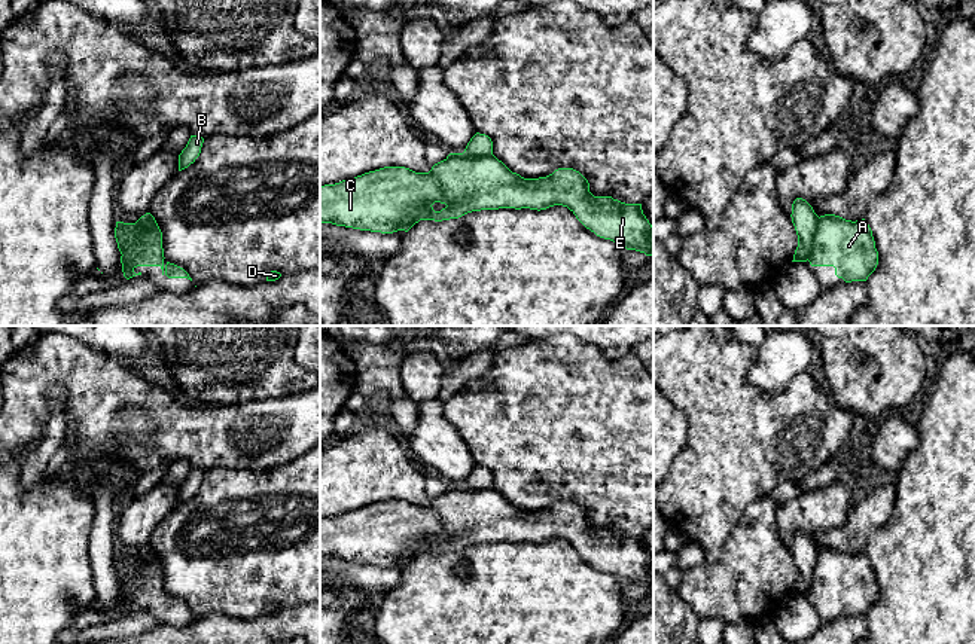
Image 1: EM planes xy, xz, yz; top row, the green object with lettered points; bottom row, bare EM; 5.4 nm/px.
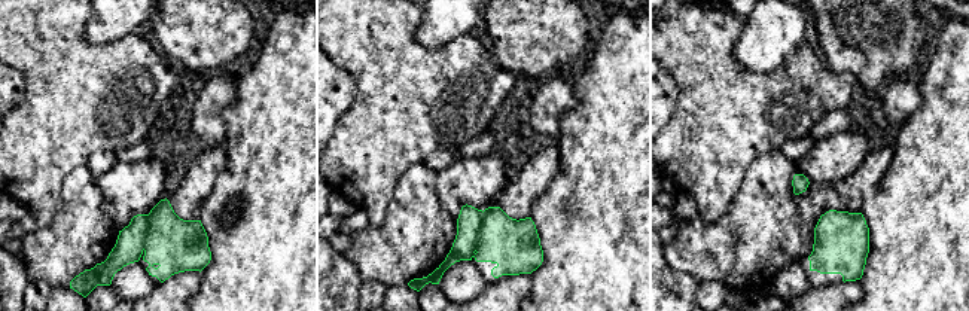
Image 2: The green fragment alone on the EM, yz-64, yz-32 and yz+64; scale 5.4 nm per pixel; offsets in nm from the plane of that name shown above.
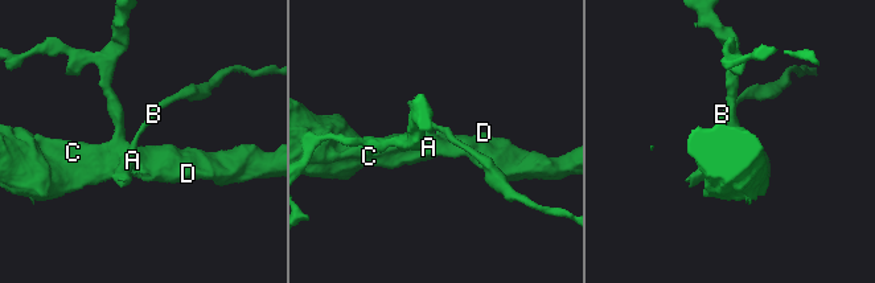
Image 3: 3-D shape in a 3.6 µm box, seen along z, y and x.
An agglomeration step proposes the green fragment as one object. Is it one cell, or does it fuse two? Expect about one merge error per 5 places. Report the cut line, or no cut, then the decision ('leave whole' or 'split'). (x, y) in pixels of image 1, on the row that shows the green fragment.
cut in yz along (819, 217), (812, 240), (812, 252), (807, 259); split

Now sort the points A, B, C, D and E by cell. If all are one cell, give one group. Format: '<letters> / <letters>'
A C D E / B

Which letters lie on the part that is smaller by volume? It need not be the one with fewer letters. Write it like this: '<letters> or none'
B

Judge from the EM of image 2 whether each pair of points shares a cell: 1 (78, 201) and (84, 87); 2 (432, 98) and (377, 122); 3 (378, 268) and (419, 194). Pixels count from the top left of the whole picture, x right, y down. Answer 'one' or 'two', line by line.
1: two
2: one
3: one

